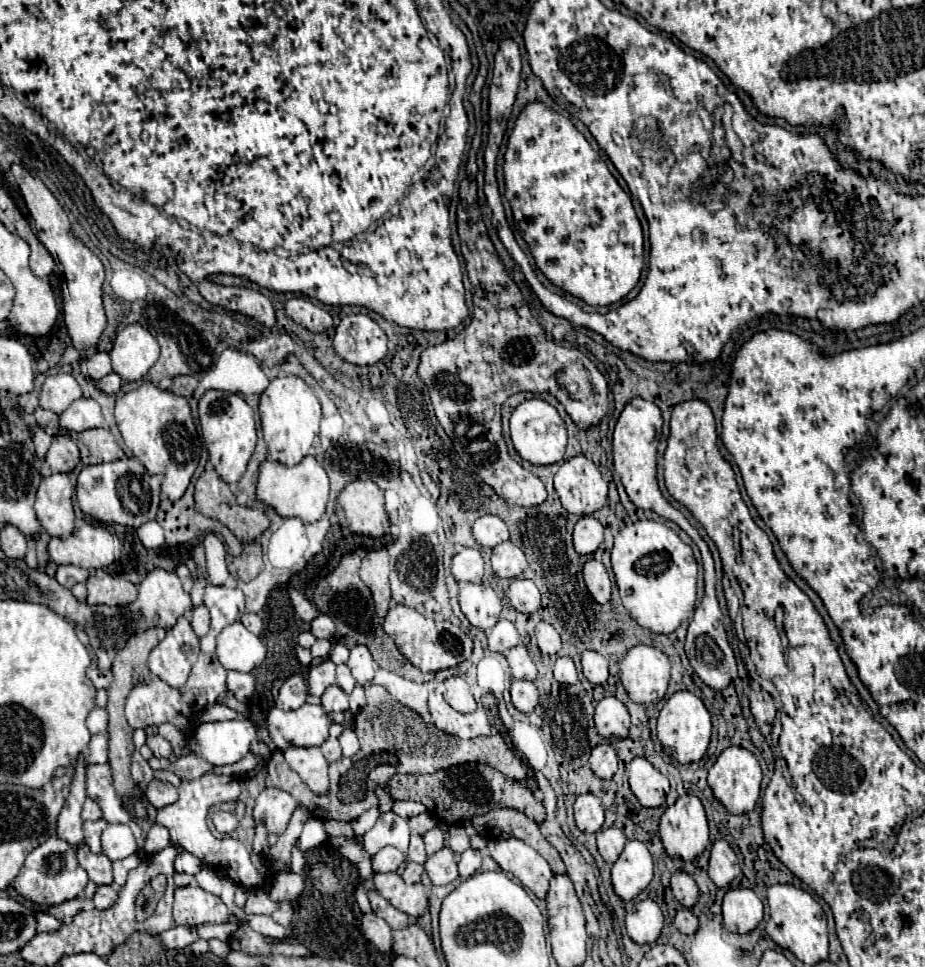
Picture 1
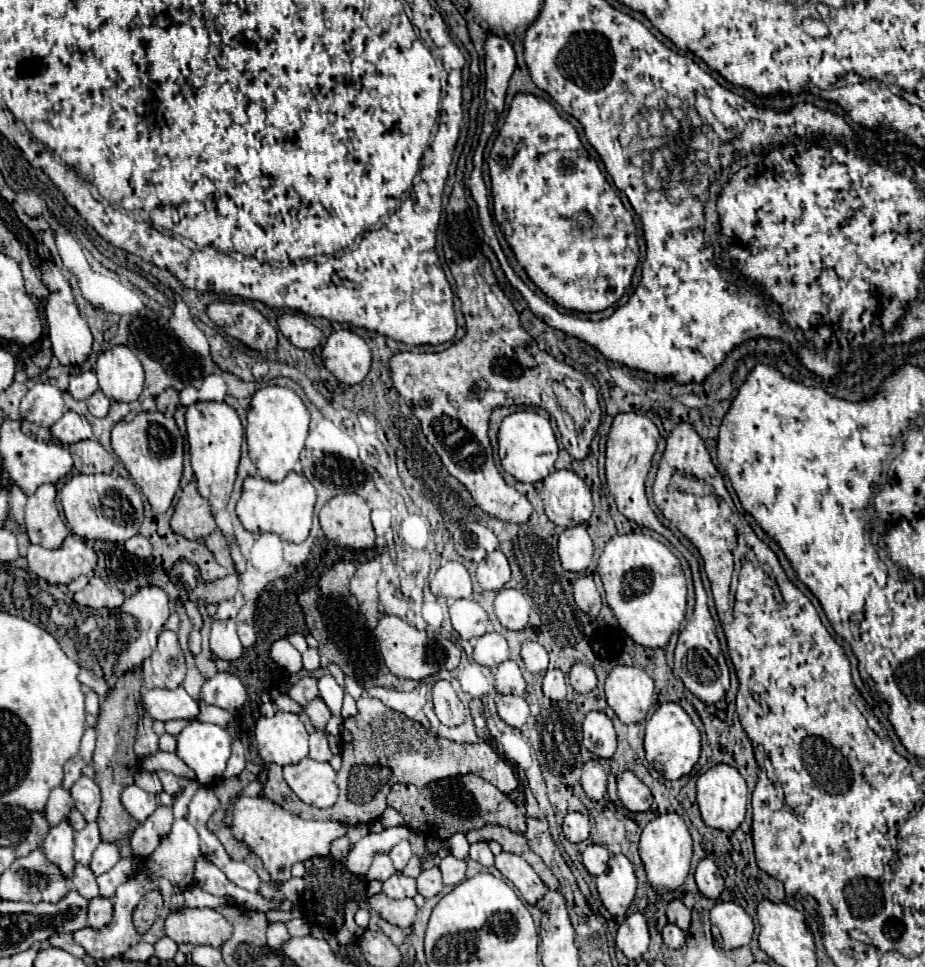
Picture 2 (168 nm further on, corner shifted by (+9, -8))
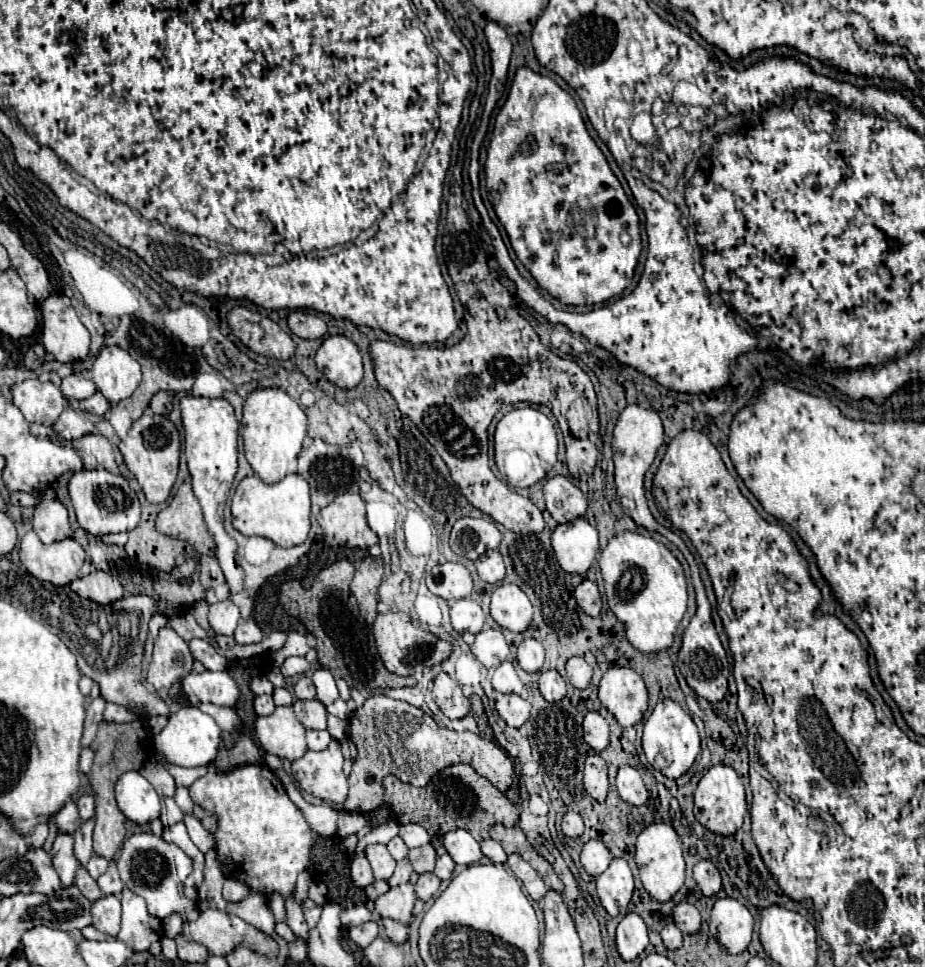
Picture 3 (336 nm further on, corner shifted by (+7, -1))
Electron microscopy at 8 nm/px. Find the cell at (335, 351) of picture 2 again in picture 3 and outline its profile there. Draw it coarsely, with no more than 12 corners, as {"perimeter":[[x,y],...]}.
{"perimeter":[[342,335],[324,339],[316,367],[330,383],[354,389],[362,355]]}

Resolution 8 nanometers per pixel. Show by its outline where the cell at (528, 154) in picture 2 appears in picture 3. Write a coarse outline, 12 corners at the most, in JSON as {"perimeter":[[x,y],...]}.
{"perimeter":[[530,67],[486,187],[564,305],[620,295],[639,217],[574,97]]}

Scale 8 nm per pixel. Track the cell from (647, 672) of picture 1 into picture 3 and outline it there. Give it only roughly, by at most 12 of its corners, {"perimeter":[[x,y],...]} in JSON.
{"perimeter":[[608,669],[598,699],[620,727],[640,723],[646,685],[634,669]]}

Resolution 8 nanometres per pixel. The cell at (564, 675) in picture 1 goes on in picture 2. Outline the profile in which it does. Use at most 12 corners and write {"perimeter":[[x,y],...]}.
{"perimeter":[[548,668],[542,682],[550,700],[566,698],[566,676],[558,668]]}

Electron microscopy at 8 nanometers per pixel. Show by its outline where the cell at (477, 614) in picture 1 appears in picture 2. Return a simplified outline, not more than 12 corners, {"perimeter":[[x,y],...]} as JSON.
{"perimeter":[[476,600],[450,604],[452,626],[462,638],[480,638],[490,628]]}

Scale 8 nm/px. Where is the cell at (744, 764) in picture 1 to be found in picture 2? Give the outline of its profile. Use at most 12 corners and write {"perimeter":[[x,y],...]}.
{"perimeter":[[734,766],[698,778],[706,826],[734,832],[744,822],[748,788]]}

